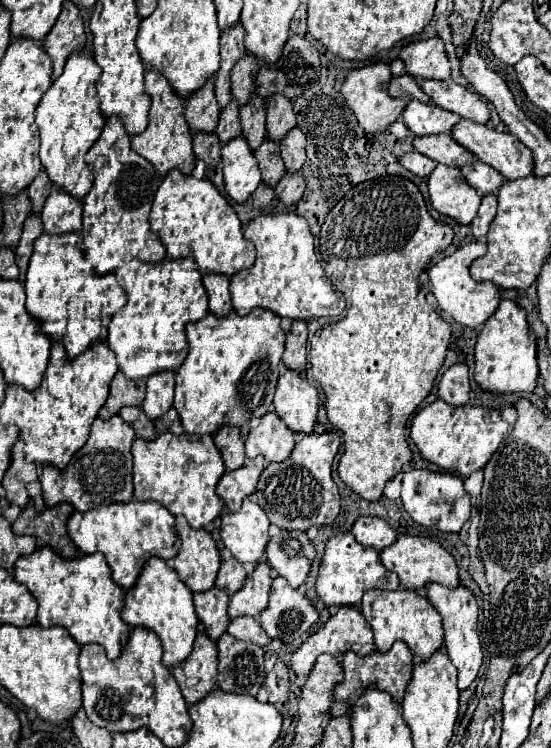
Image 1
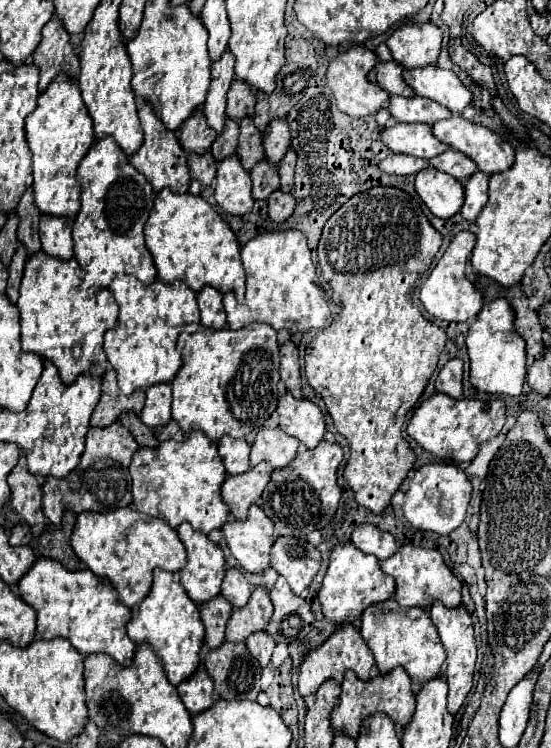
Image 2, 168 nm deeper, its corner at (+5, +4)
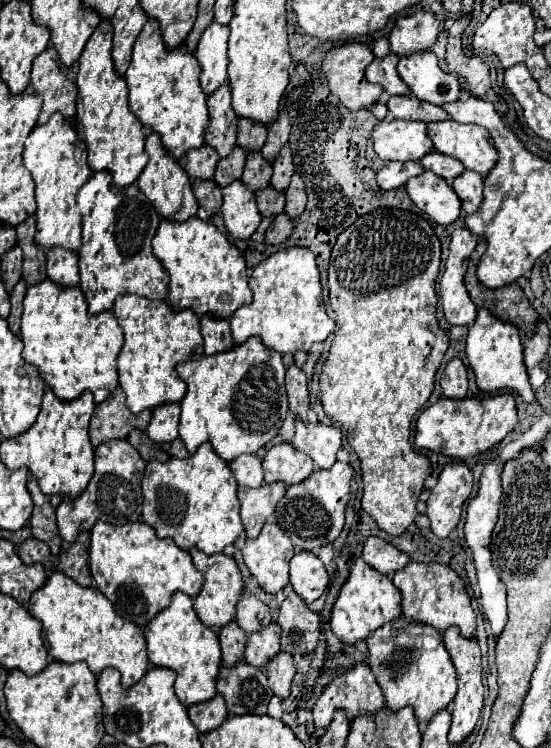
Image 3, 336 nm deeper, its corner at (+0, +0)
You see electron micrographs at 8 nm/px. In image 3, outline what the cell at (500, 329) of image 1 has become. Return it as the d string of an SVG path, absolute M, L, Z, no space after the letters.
M487 308L477 310L477 318L467 334L467 358L471 368L475 370L477 386L483 392L495 392L495 390L509 390L517 392L525 402L535 402L535 390L529 384L527 368L523 364L523 346L519 330L513 324L507 324L499 320L497 316L489 314Z

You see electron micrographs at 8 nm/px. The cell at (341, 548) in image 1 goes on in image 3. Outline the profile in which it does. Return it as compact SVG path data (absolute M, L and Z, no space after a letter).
M357 558L351 574L347 578L347 582L341 588L341 594L337 598L337 602L333 604L331 610L331 630L335 632L335 636L349 646L355 646L355 642L365 640L373 630L377 630L379 626L397 620L401 616L401 594L399 590L393 586L393 582L375 572L371 566L367 566L363 562L363 558Z

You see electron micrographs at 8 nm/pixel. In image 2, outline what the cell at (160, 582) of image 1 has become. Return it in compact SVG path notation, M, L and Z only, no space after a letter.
M160 568L154 570L152 588L146 600L142 600L138 608L132 608L132 618L126 624L126 630L130 640L134 640L136 644L148 642L152 646L152 650L156 652L158 660L164 666L168 680L174 686L186 680L200 664L198 652L204 640L204 626L200 620L198 604L194 604L194 600L186 596L186 590L180 586L180 582L174 578L172 572Z

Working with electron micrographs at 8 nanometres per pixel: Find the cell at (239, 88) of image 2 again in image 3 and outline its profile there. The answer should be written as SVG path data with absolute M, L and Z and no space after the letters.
M247 118L239 120L239 134L237 134L237 144L241 148L245 148L245 152L255 154L263 148L265 144L265 126L263 124L255 124Z

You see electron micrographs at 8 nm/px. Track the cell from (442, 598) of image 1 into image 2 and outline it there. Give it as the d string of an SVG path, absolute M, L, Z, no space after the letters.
M440 600L432 602L430 616L432 616L434 626L438 628L440 640L444 644L444 648L446 648L446 654L448 654L448 658L446 658L446 680L448 680L448 686L450 686L448 710L450 710L450 714L456 714L460 710L466 694L472 688L472 676L475 673L476 640L474 640L472 620L470 620L468 610L462 604L458 608L446 608Z

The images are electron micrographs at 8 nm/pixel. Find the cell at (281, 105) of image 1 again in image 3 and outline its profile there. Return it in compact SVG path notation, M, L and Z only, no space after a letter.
M283 148L279 152L279 156L273 162L273 178L271 178L271 186L279 192L285 192L289 188L291 176L293 176L295 168L293 168L293 158L291 158L291 150Z

